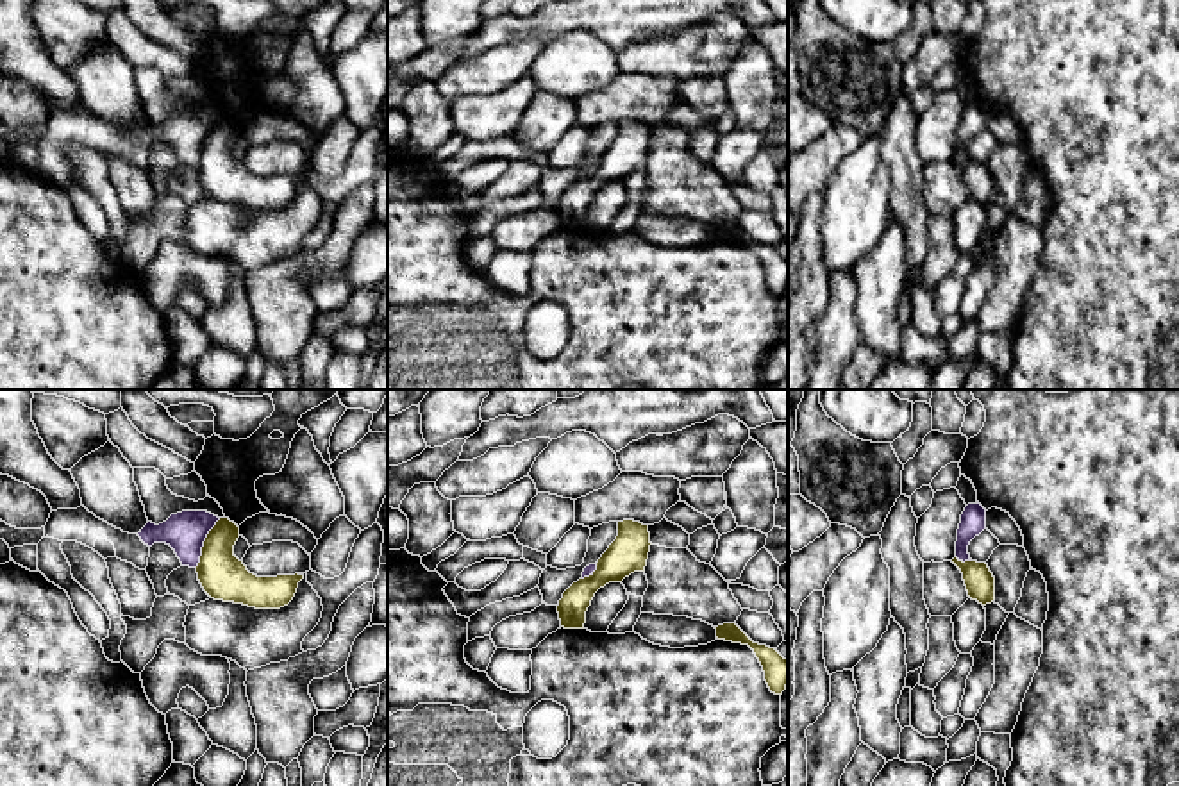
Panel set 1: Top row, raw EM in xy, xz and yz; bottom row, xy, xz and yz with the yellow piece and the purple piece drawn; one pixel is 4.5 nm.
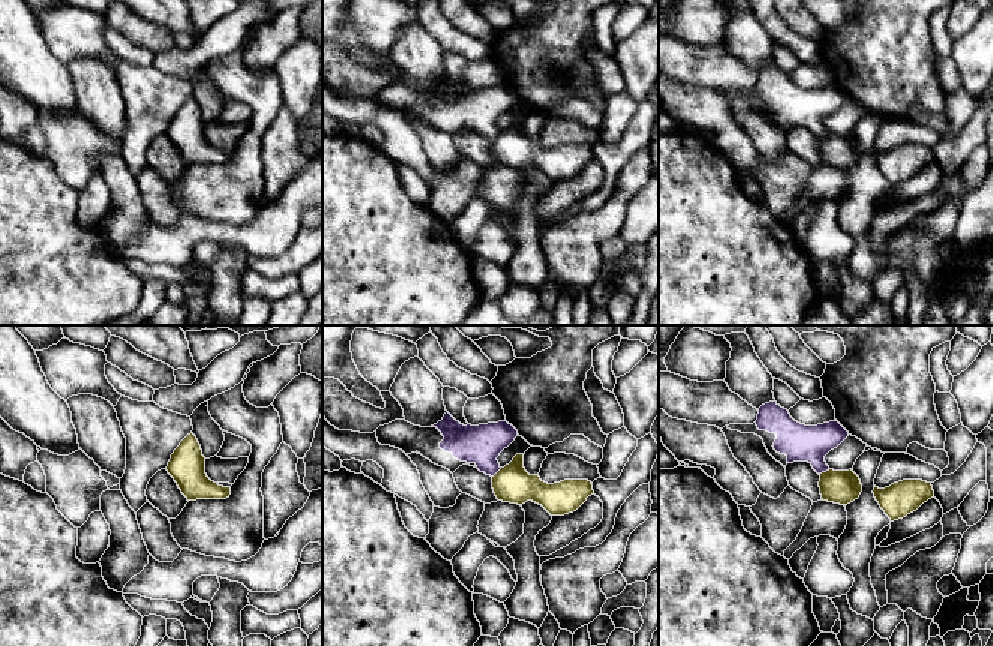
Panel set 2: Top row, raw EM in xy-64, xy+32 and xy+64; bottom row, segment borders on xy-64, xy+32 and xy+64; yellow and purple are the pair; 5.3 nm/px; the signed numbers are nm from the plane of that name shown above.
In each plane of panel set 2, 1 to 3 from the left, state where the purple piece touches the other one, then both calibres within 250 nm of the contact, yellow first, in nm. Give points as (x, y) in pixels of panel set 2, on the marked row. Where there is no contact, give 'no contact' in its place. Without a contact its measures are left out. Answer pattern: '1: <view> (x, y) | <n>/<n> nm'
1: no contact
2: xy+32 (497, 472) | 200/220 nm
3: xy+64 (824, 472) | 180/200 nm

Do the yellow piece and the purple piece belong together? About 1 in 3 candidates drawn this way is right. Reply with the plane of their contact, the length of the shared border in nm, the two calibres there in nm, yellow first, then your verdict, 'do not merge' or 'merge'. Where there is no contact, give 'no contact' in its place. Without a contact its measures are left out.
xy | 260 nm | 200/180 nm | do not merge

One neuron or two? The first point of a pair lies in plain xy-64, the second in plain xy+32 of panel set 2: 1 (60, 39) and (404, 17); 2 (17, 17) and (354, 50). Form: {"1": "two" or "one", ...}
{"1": "one", "2": "one"}

